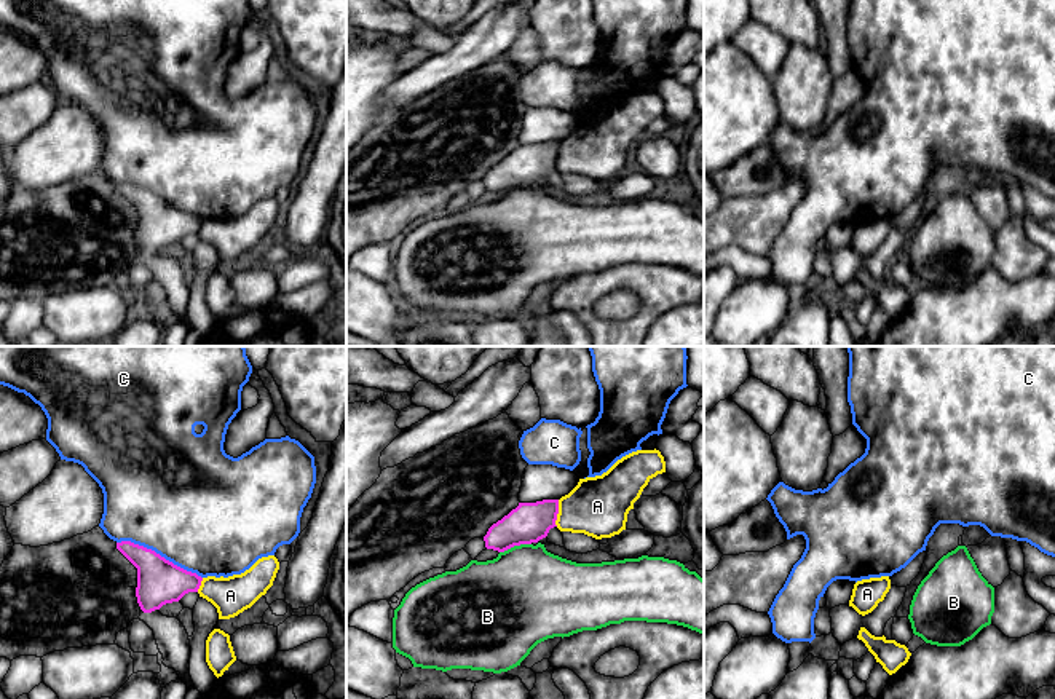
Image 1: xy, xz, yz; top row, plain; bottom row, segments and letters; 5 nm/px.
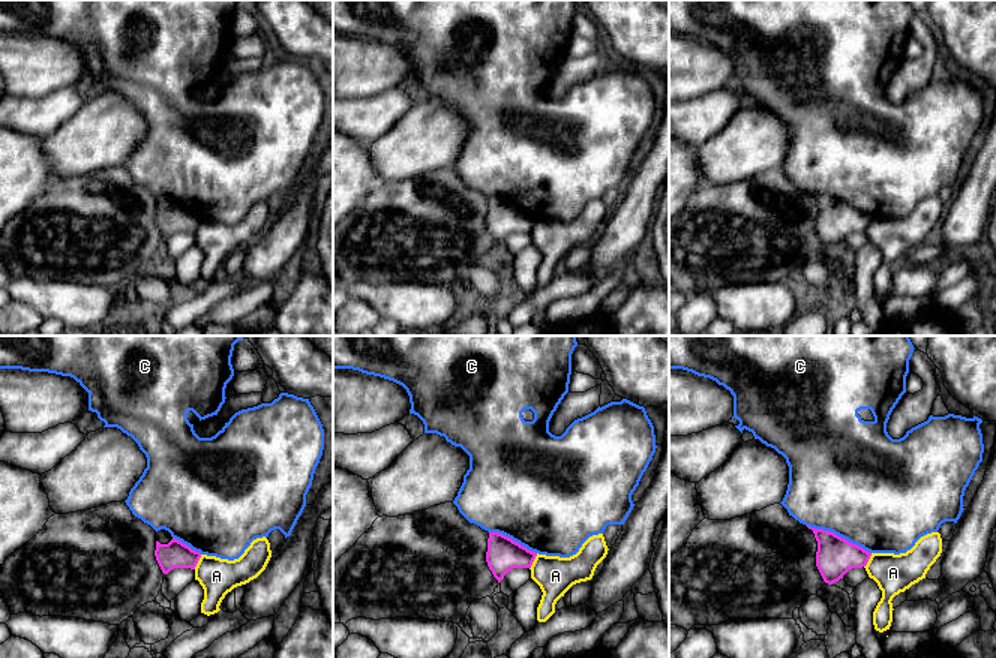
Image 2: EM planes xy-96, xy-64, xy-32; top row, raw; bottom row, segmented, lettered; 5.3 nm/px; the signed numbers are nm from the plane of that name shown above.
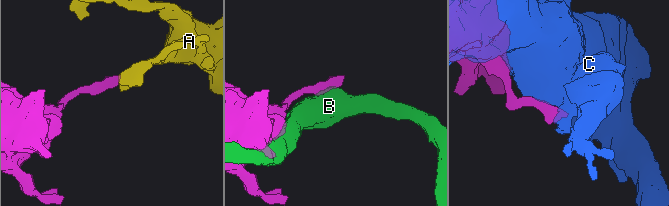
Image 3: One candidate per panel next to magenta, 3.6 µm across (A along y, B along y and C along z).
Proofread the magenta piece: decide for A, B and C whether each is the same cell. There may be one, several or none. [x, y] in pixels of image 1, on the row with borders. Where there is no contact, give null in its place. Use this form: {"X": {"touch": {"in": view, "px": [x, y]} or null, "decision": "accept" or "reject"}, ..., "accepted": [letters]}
{"A": {"touch": {"in": "xz", "px": [557, 513]}, "decision": "reject"}, "B": {"touch": {"in": "xz", "px": [514, 544]}, "decision": "reject"}, "C": {"touch": {"in": "xy", "px": [158, 554]}, "decision": "reject"}, "accepted": []}

